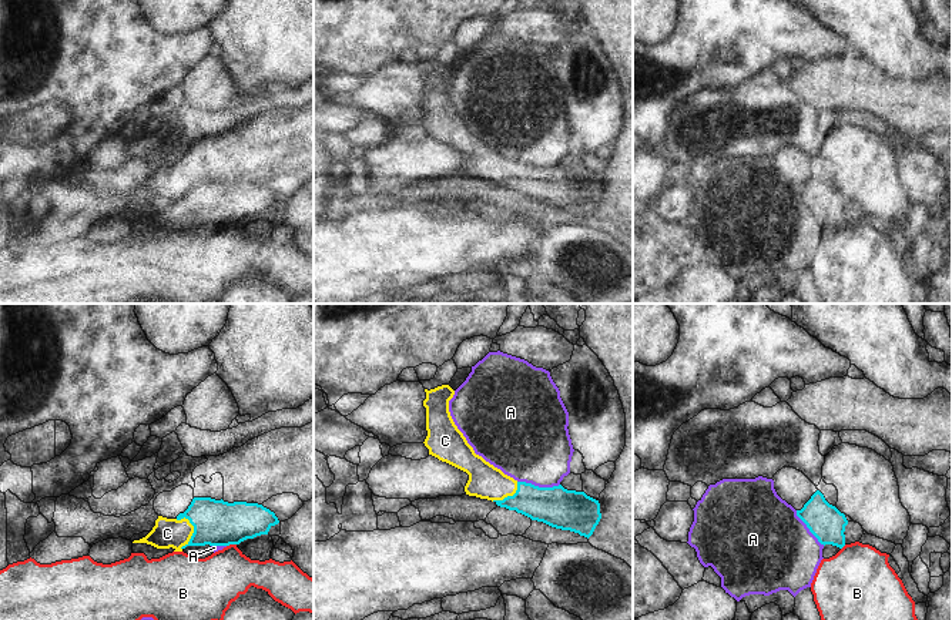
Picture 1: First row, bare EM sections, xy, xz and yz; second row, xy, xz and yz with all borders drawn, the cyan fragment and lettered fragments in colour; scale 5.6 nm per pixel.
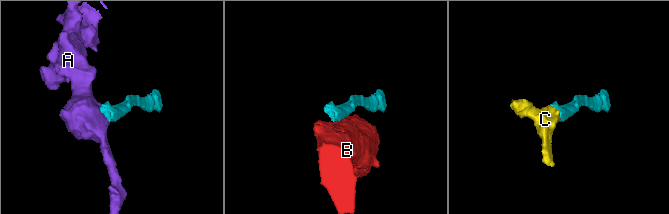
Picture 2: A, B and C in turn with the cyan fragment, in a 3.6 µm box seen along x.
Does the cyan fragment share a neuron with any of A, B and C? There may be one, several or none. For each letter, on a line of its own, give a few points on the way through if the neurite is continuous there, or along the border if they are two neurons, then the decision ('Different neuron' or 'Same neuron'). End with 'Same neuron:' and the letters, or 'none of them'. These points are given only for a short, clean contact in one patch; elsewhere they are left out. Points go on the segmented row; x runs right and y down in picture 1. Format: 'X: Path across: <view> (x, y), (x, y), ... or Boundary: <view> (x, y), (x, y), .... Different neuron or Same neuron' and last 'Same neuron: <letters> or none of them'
A: Boundary: xz (518, 481), (539, 486), (559, 485). Different neuron
B: Boundary: xy (235, 543), (227, 546). Different neuron
C: Path across: xy (215, 522), (204, 522), (193, 533), (167, 533). Same neuron
Same neuron: C

